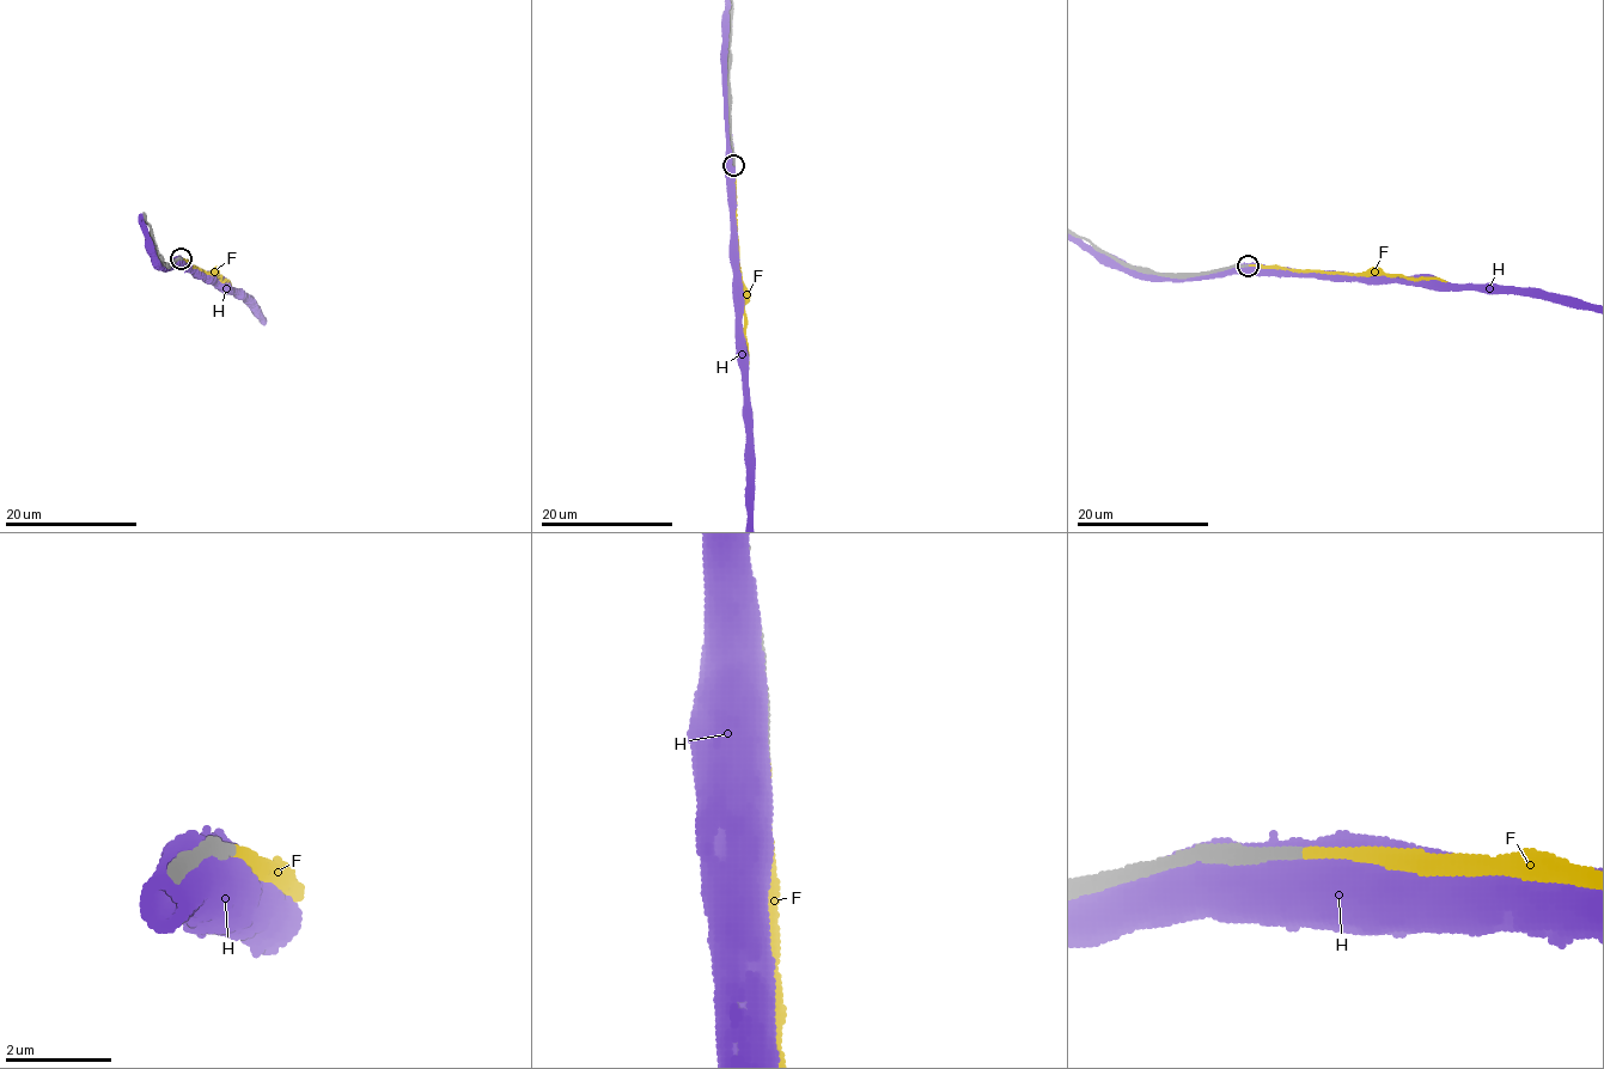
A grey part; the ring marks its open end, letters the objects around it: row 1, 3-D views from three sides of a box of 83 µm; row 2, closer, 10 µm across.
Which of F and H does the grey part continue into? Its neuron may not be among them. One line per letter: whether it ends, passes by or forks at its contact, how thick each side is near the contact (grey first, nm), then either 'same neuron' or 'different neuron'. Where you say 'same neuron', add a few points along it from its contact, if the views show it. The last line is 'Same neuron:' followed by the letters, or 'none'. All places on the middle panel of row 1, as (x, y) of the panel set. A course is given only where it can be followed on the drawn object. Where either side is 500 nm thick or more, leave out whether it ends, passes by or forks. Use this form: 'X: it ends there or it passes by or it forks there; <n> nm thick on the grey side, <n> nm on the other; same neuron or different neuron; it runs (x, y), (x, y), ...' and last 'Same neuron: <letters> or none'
F: it ends there; 240 nm thick on the grey side, 190 nm on the other; same neuron
H: 240 nm thick on the grey side, 850 nm on the other; different neuron
Same neuron: F

